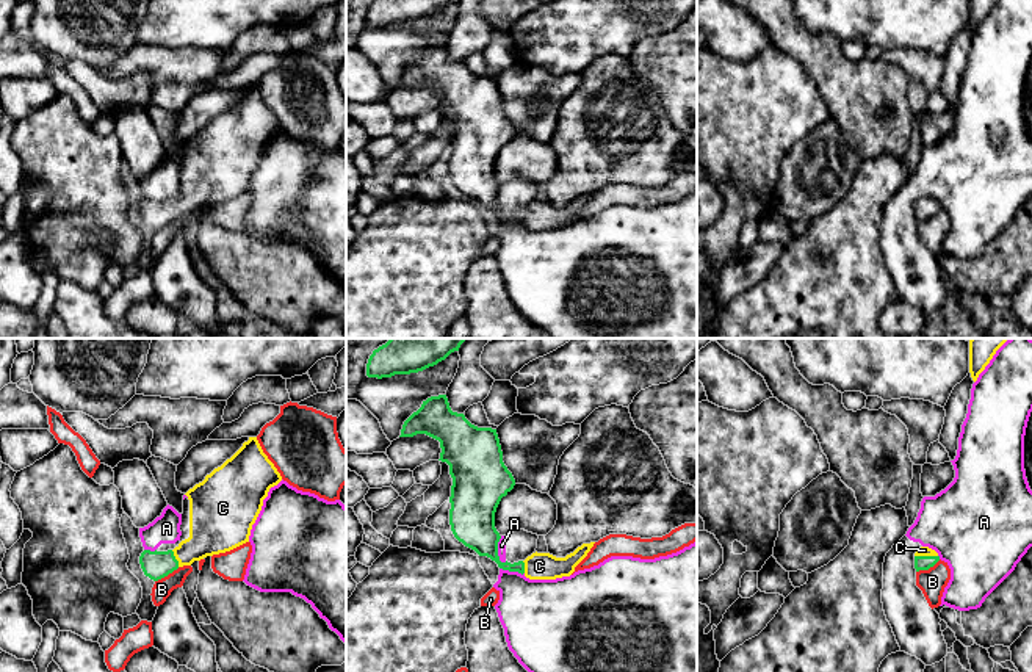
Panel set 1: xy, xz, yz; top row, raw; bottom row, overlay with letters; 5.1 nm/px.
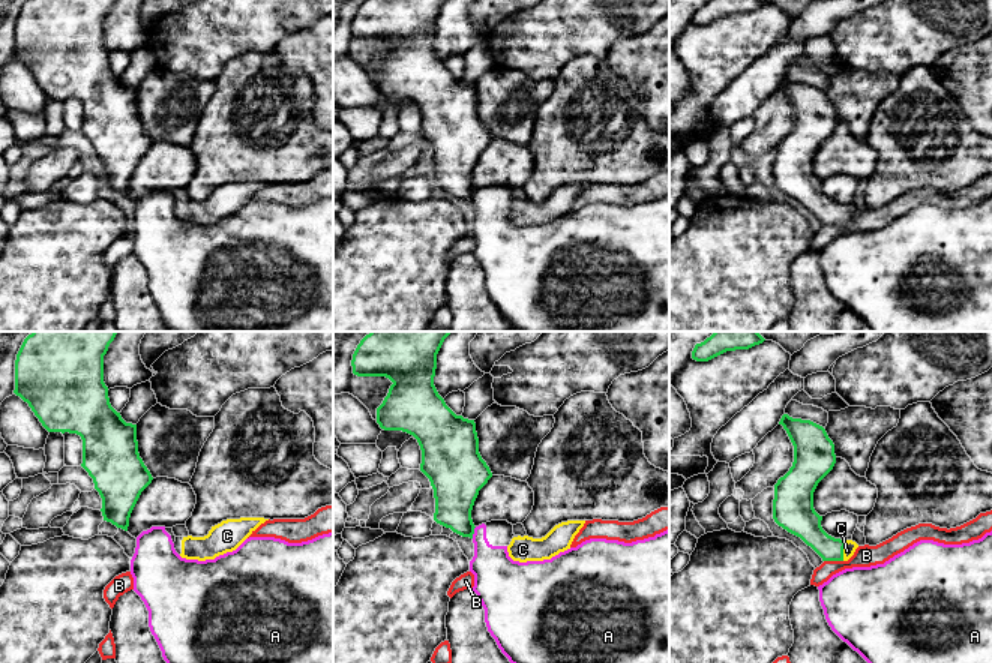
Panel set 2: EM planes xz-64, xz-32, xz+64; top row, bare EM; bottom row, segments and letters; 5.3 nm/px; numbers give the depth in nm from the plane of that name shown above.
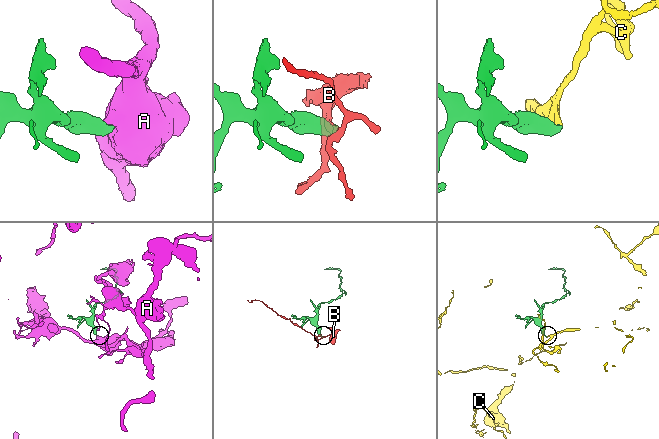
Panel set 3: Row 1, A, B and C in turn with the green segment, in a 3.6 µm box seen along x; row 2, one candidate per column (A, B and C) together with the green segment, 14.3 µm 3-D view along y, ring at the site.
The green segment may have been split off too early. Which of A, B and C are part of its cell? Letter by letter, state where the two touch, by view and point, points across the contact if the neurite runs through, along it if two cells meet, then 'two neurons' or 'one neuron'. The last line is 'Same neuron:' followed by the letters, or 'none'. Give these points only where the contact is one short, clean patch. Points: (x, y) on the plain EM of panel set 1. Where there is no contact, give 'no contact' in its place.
A: contact xz (497, 199); border xz (501, 185), (498, 207), (505, 212); two neurons
B: contact xy (166, 224); border xy (179, 216), (155, 231); two neurons
C: contact yz (926, 205); way yz (921, 212), (926, 205), (924, 199); one neuron
Same neuron: C

